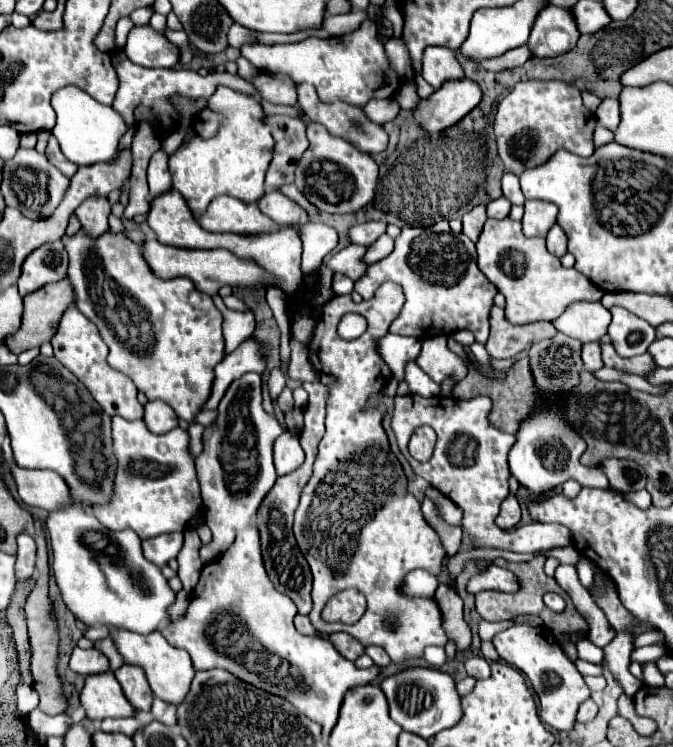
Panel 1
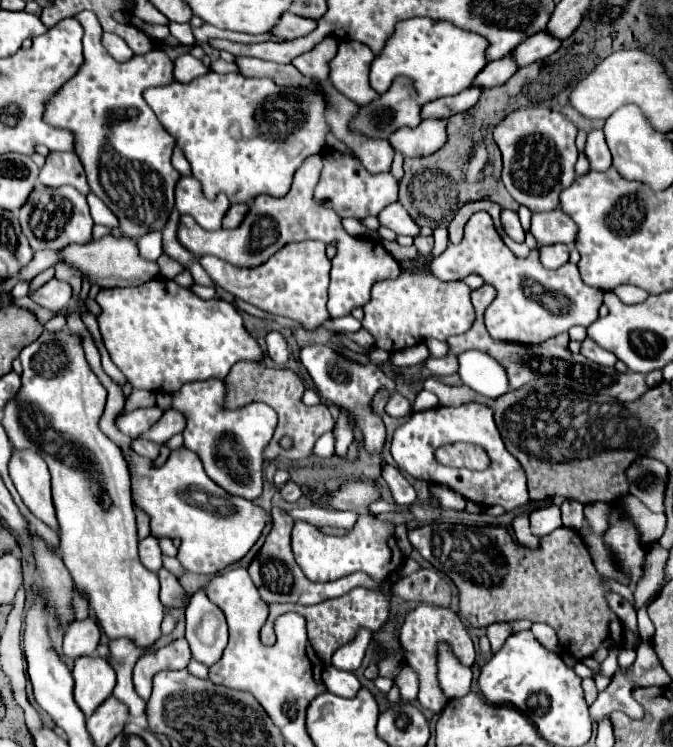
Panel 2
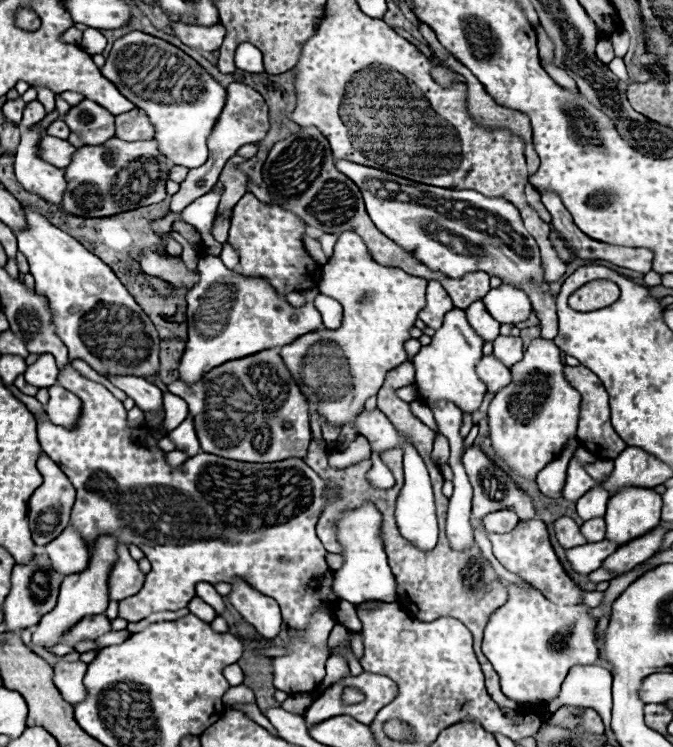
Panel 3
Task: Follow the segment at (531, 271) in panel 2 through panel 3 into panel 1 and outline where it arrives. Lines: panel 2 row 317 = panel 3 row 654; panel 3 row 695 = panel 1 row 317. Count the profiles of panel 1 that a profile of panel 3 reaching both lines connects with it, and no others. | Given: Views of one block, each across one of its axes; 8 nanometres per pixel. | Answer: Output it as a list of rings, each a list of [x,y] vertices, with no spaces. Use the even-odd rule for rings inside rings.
[[[510,218],[486,220],[478,238],[478,268],[504,294],[506,320],[514,326],[542,320],[554,322],[568,304],[580,300],[596,302],[604,294],[578,270],[564,268],[558,258],[552,258],[544,238],[526,238],[522,234],[522,224]]]

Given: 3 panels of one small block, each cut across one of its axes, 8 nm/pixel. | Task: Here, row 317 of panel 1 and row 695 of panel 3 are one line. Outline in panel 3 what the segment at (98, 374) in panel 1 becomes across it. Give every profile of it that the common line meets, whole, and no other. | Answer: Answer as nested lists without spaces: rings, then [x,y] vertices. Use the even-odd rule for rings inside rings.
[[[58,662],[54,666],[54,684],[60,688],[64,700],[68,700],[70,704],[78,704],[80,700],[84,700],[84,672],[84,662]]]

